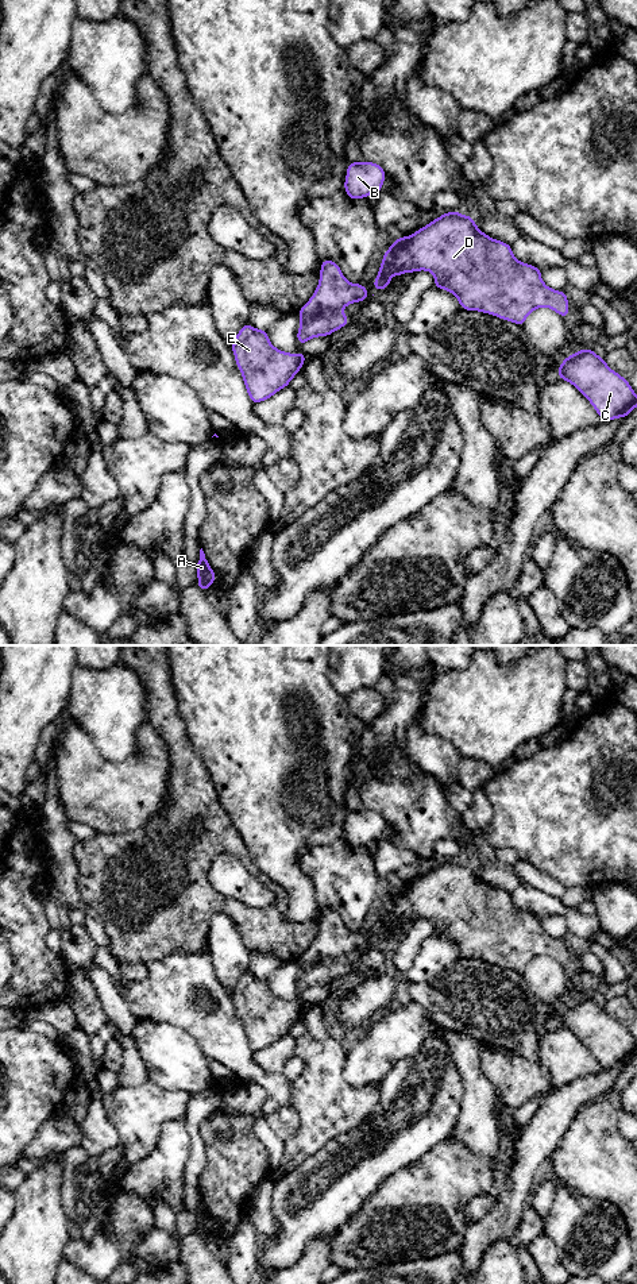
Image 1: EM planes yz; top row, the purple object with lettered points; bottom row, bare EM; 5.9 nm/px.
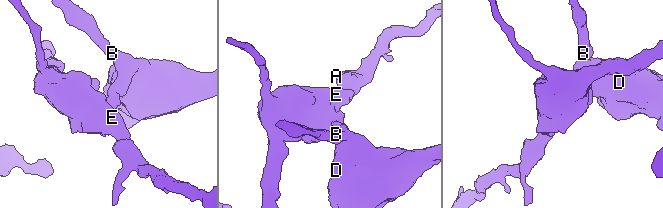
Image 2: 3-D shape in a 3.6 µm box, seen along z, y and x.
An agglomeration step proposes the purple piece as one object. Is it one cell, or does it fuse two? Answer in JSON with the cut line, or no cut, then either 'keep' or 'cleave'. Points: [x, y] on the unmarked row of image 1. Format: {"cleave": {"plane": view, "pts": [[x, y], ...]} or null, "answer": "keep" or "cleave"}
{"cleave": {"plane": "yz", "pts": [[342, 957], [325, 957], [302, 970]]}, "answer": "cleave"}

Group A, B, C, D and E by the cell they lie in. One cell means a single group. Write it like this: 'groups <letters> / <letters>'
groups A E / B C D

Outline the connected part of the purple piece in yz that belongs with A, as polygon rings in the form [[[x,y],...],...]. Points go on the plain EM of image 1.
[[[202,1196],[200,1198],[200,1207],[196,1212],[196,1219],[198,1223],[197,1234],[202,1239],[208,1238],[209,1234],[216,1229],[216,1221],[209,1215]]]

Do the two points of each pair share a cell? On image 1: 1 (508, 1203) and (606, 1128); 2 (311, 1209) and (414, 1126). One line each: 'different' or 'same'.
1: different
2: same

